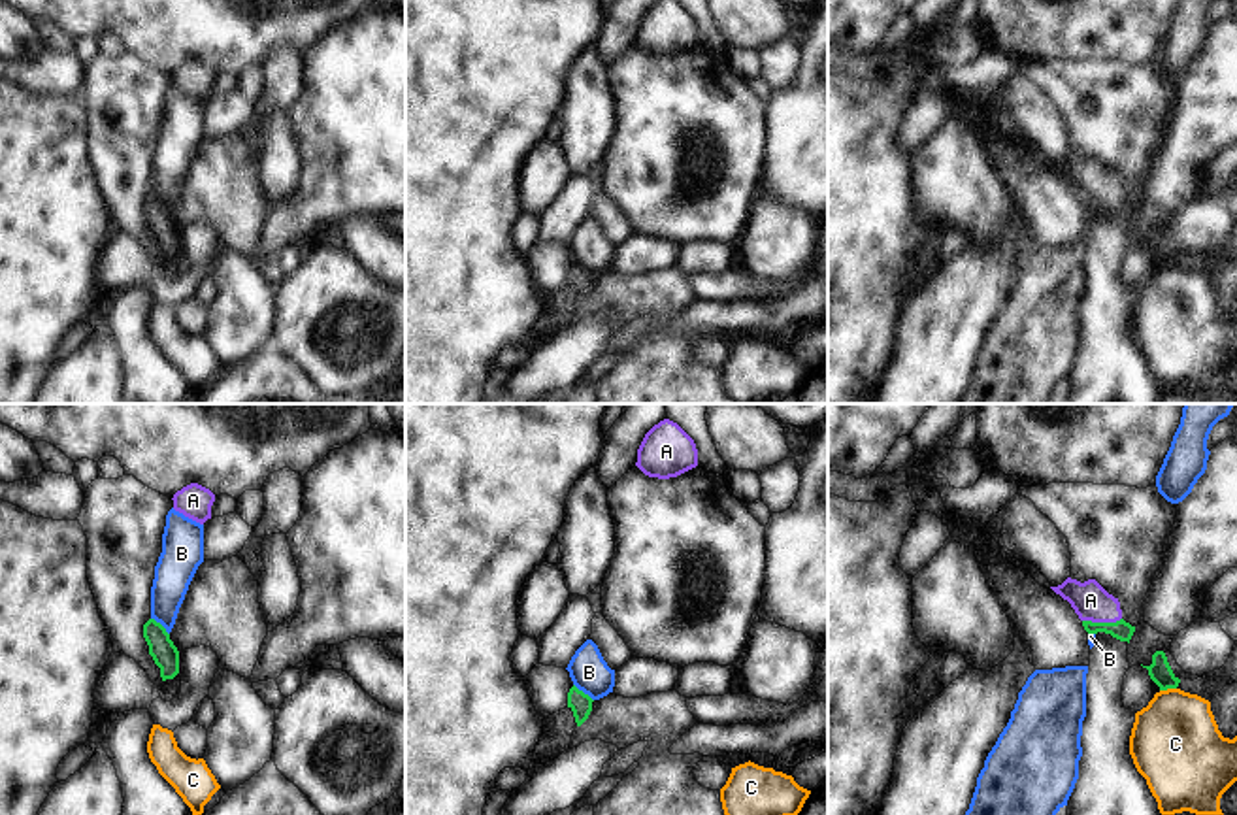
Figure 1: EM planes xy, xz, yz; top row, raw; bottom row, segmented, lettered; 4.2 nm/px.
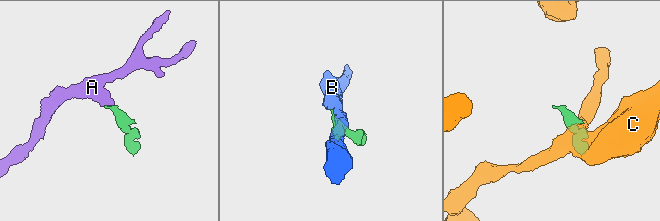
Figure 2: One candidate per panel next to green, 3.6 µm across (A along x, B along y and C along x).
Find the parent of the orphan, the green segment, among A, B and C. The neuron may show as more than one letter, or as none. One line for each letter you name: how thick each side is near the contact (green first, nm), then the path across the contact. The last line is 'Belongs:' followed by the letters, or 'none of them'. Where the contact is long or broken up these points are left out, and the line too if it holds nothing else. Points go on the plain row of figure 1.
A: 90 nm thick on the green side, 160 nm on the other; runs through yz (1122, 208), (1113, 200), (1102, 200), (1102, 191), (1090, 178)
Belongs: A

